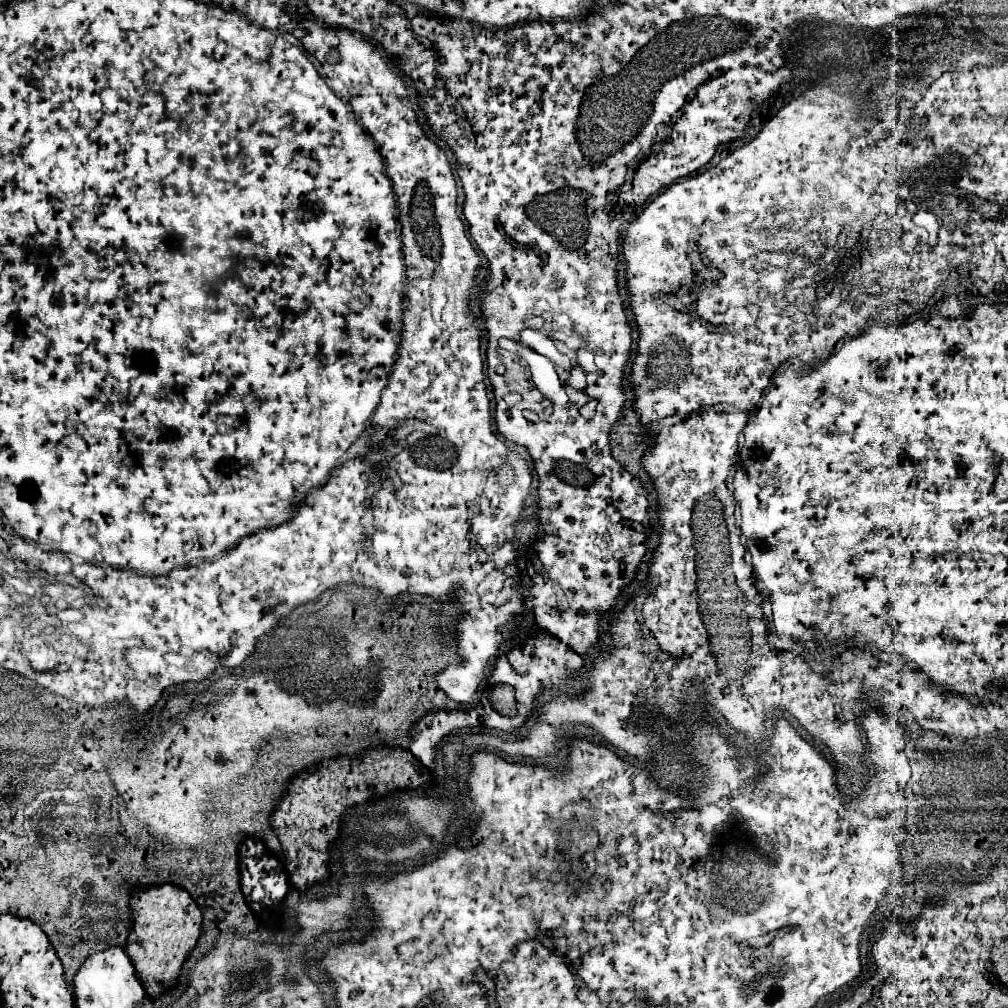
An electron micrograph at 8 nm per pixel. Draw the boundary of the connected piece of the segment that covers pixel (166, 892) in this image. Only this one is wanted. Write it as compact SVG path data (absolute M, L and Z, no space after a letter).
M172 883L152 885L150 889L132 889L130 895L130 923L132 931L128 935L126 953L132 959L136 969L136 977L144 983L148 995L158 997L166 989L174 987L176 979L180 977L182 963L196 947L200 937L202 913L188 891L180 889Z

